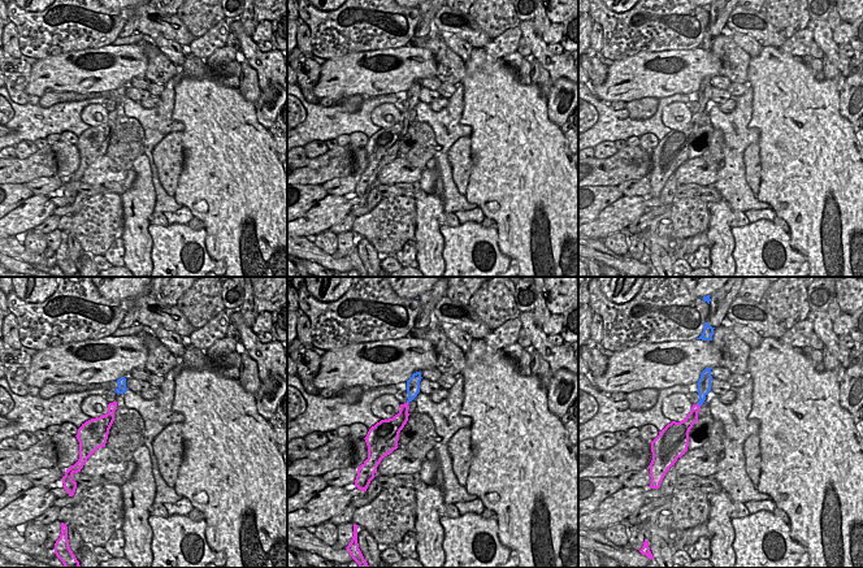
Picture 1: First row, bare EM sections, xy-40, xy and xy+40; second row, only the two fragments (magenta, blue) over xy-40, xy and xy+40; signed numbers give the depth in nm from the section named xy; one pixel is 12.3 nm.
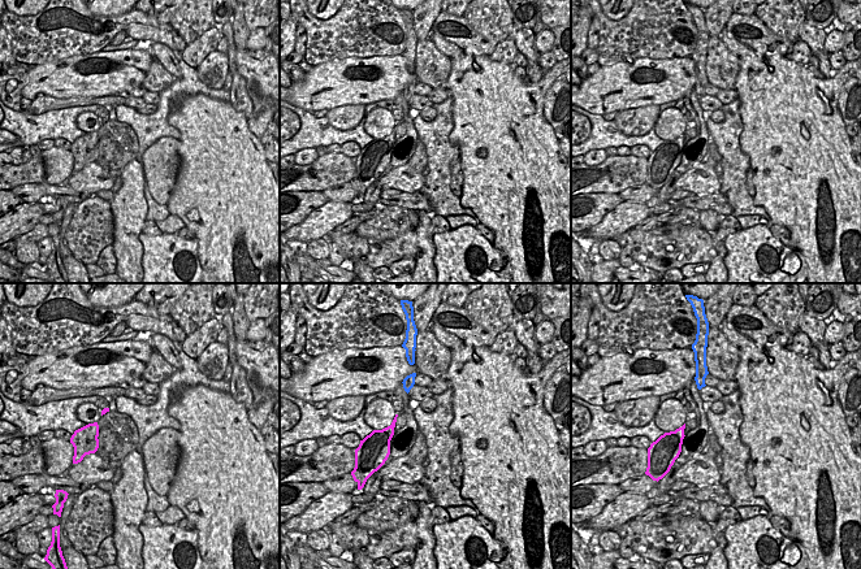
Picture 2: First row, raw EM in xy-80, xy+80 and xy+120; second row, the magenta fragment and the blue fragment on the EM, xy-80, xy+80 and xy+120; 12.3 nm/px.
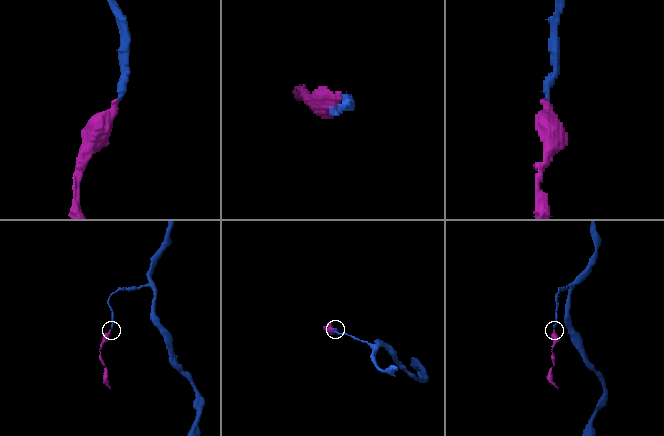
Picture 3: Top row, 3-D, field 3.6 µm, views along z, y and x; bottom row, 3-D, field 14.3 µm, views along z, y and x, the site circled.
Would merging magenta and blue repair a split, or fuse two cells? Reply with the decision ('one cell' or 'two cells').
one cell

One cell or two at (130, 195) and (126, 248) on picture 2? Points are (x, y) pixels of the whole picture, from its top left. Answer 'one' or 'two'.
one

